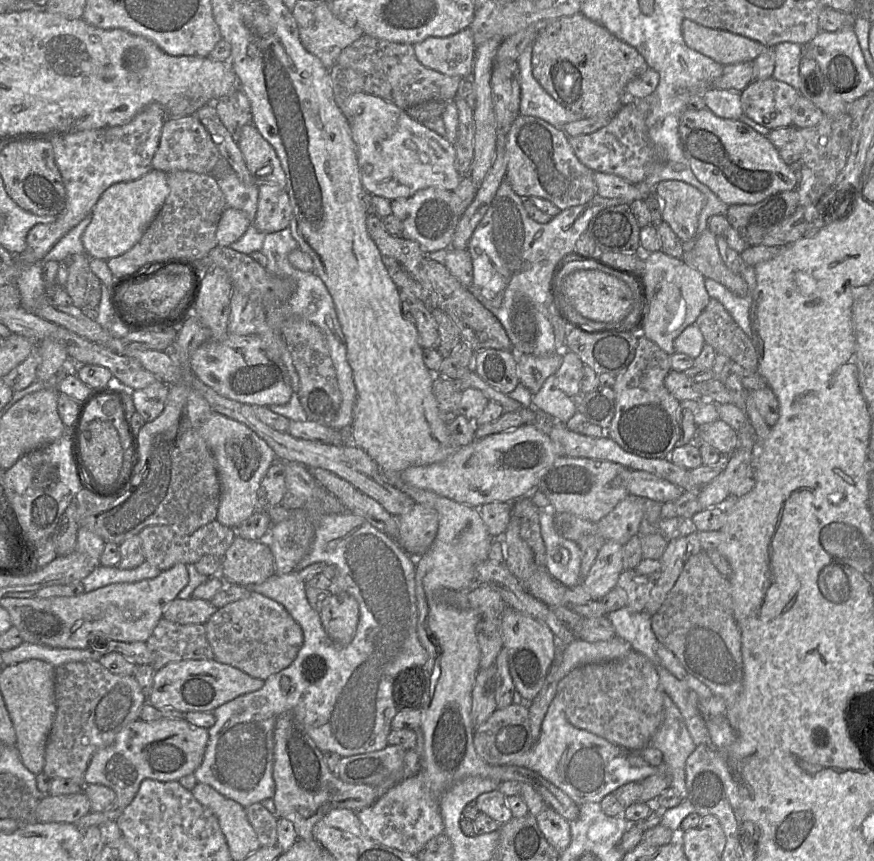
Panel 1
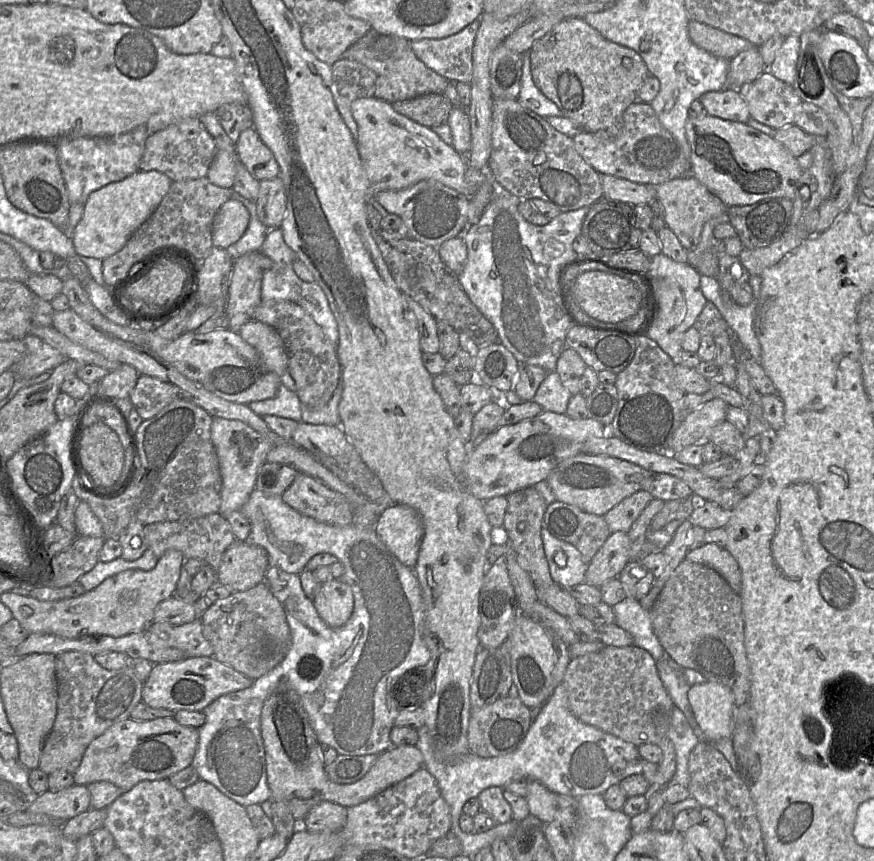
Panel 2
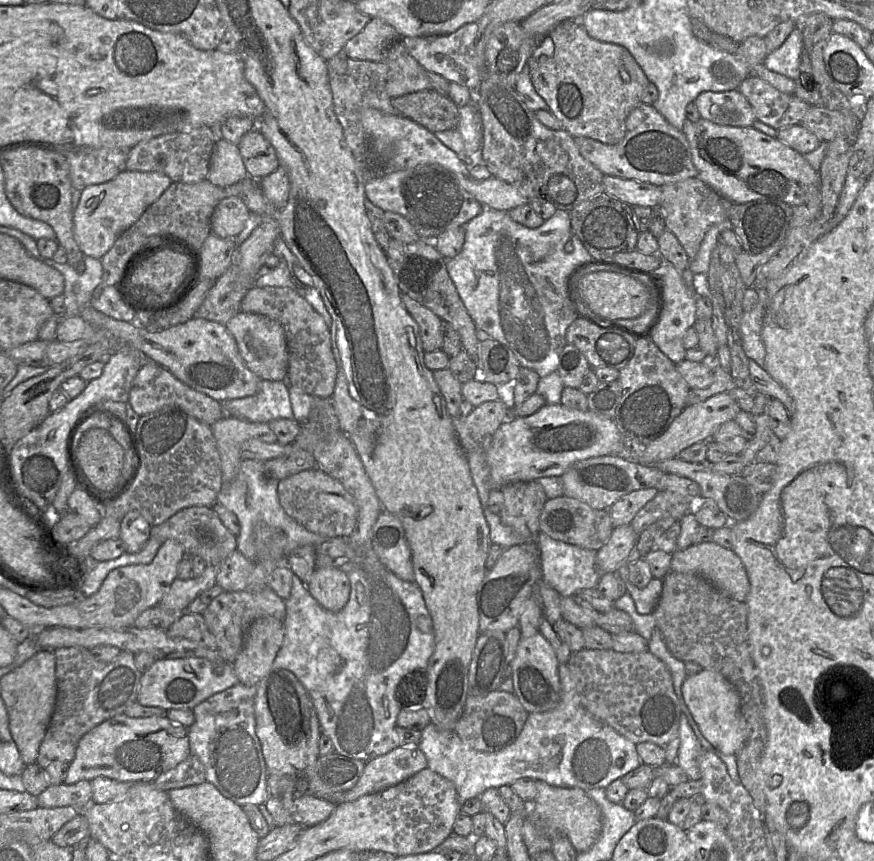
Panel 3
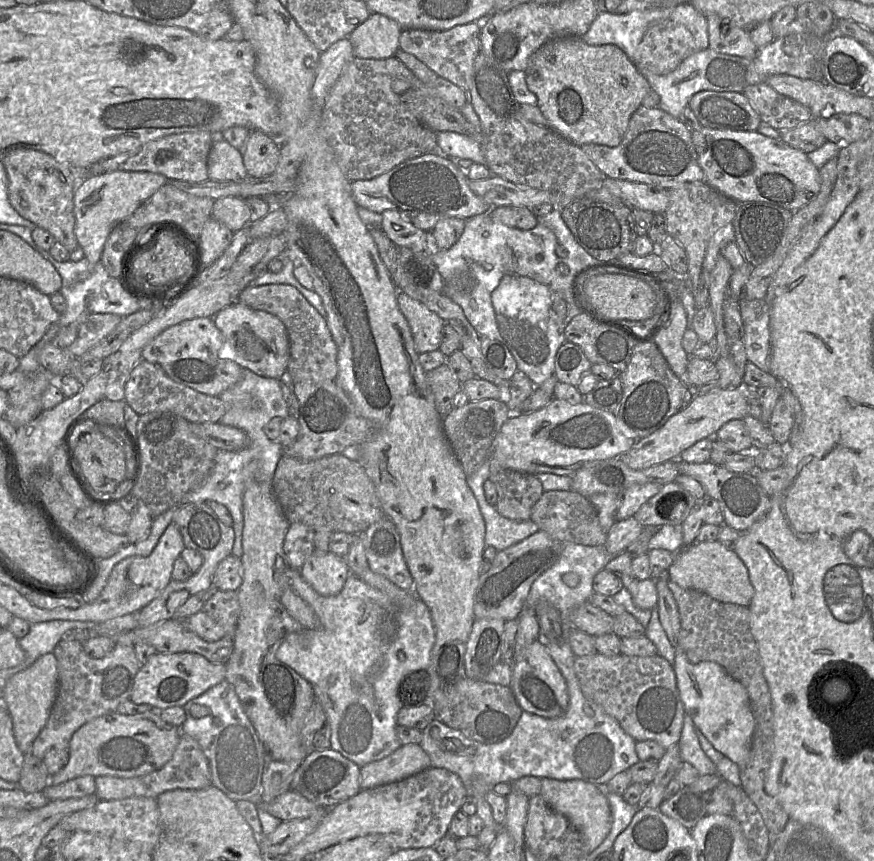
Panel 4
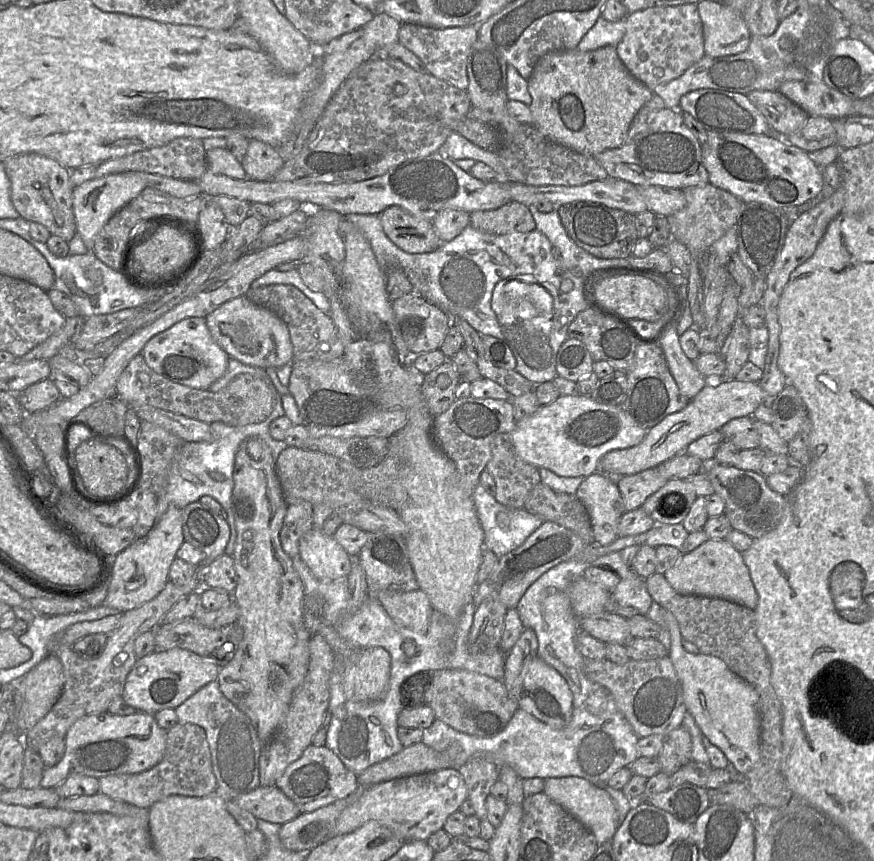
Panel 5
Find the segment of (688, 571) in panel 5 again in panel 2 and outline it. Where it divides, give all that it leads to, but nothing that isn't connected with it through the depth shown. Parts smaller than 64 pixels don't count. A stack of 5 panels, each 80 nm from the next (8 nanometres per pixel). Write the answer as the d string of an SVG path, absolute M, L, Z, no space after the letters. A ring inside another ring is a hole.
M704 544L701 547L687 552L687 561L704 565L716 571L731 589L739 594L741 590L741 572L733 556L715 544Z

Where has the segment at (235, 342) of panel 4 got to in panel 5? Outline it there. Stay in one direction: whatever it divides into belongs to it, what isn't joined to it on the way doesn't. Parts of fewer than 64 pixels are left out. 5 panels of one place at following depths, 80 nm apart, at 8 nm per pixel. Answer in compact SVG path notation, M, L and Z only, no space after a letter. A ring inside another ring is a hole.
M246 296L234 298L222 304L205 317L214 341L232 358L258 368L280 368L293 361L293 347L287 325L269 309L252 303Z

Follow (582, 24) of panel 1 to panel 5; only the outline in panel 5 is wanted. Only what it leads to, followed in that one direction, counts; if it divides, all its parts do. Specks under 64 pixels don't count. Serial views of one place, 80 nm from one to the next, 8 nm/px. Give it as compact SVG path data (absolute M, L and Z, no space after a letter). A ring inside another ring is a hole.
M610 45L587 52L575 49L545 54L536 62L528 78L528 90L532 97L529 108L533 125L550 140L591 156L620 147L634 117L653 96L653 91L628 71L620 60L616 47Z

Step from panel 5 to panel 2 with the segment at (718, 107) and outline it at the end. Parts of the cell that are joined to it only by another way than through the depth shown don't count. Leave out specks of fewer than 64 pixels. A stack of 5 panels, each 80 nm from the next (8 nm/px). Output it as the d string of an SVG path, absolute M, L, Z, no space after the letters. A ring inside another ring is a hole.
M725 88L704 93L699 101L705 113L724 120L746 123L750 113L738 89Z

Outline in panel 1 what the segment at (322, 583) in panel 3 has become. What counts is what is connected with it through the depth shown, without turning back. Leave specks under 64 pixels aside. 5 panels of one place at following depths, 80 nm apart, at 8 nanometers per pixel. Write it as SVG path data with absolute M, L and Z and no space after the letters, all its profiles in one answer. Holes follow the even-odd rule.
M332 592L324 600L319 615L332 640L340 645L347 645L353 640L359 622L359 605L352 595Z

